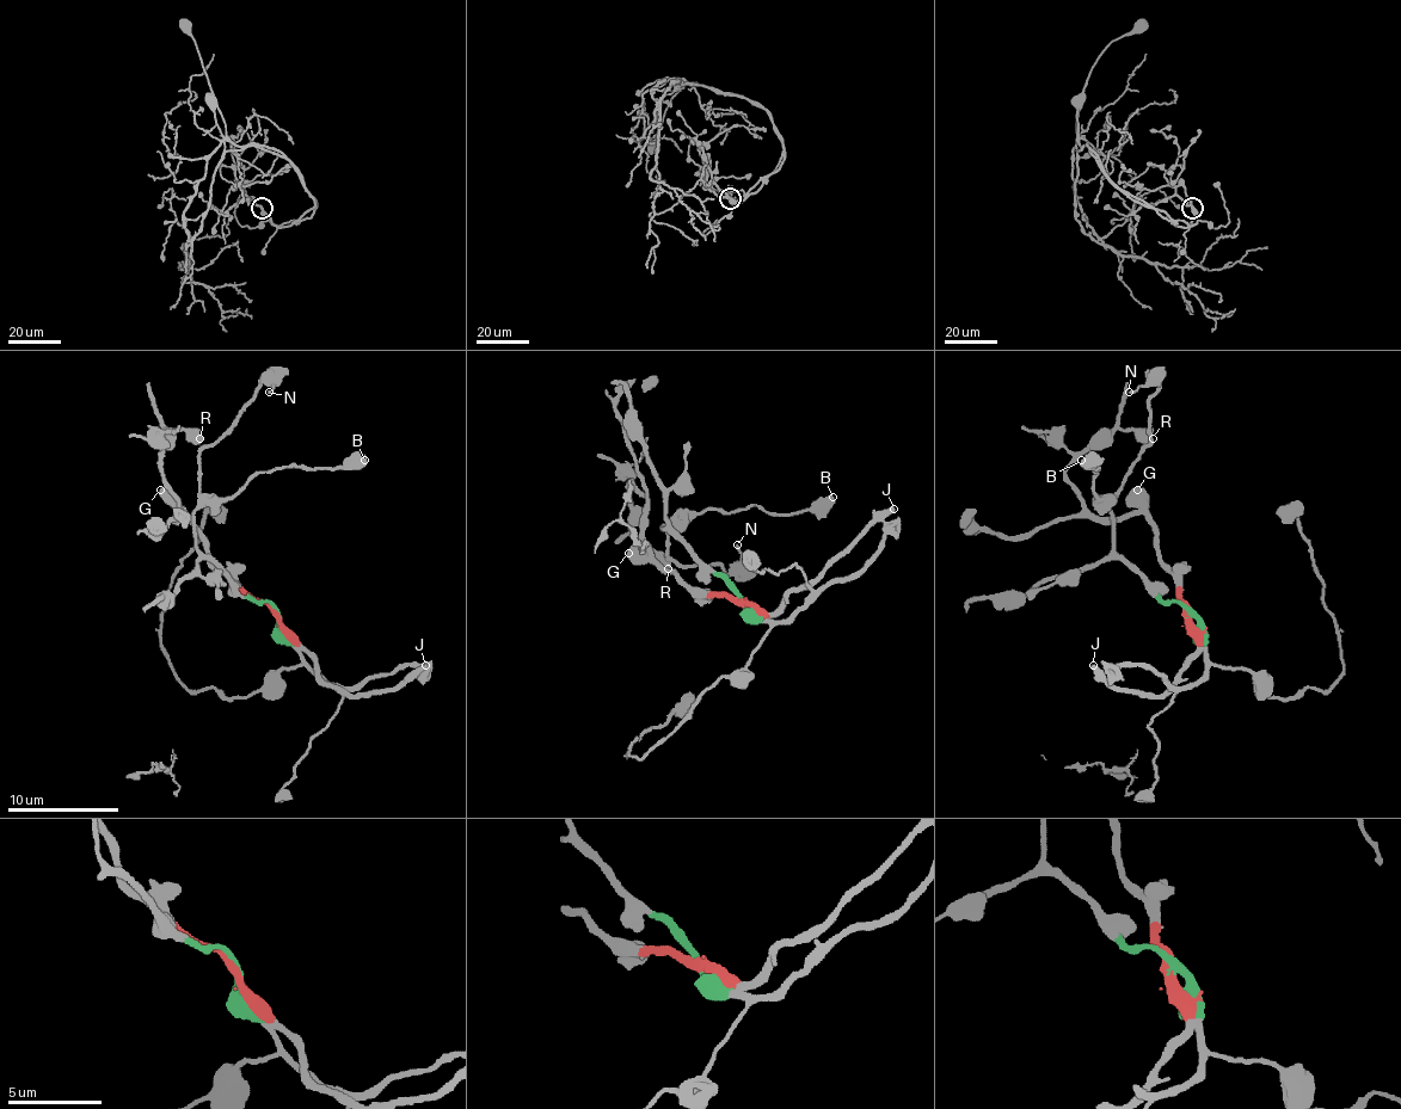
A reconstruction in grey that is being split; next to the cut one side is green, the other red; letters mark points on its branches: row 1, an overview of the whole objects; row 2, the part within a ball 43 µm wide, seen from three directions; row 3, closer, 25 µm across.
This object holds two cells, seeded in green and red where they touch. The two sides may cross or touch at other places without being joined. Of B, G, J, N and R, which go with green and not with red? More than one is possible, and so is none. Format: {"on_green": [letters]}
{"on_green": ["B", "N"]}

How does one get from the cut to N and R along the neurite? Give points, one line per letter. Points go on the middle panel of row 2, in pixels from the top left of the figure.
N: (744, 602), (663, 527), (667, 552), (683, 566), (719, 566), (727, 574), (742, 560), (736, 543)
R: (744, 602), (725, 597), (696, 597), (652, 558), (644, 538), (646, 499), (630, 482), (633, 533), (669, 568)

